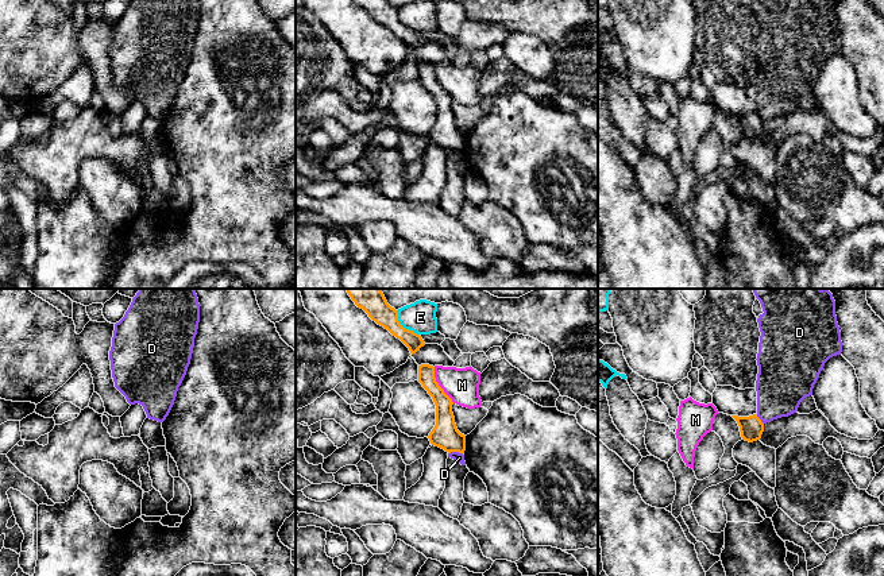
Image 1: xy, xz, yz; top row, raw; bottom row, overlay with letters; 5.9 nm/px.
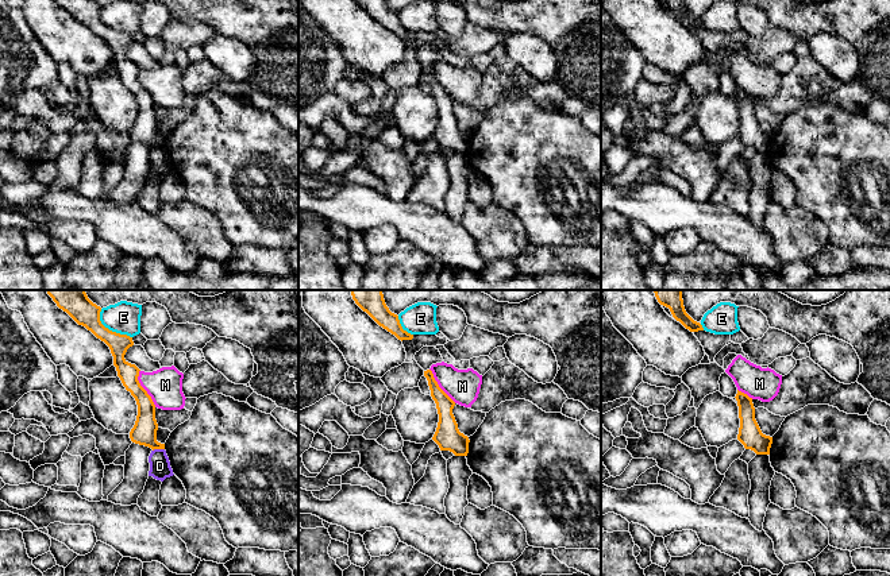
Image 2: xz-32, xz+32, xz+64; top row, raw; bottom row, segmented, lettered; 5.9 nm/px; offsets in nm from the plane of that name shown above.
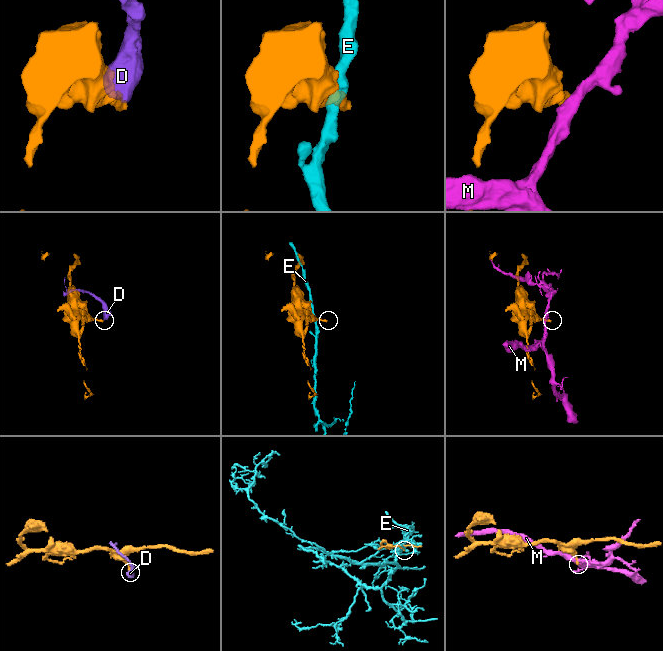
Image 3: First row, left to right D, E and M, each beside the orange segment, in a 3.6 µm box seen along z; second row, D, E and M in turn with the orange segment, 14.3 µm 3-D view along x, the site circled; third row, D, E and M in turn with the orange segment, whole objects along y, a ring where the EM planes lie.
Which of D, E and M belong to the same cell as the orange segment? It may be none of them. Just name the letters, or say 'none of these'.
none of these

